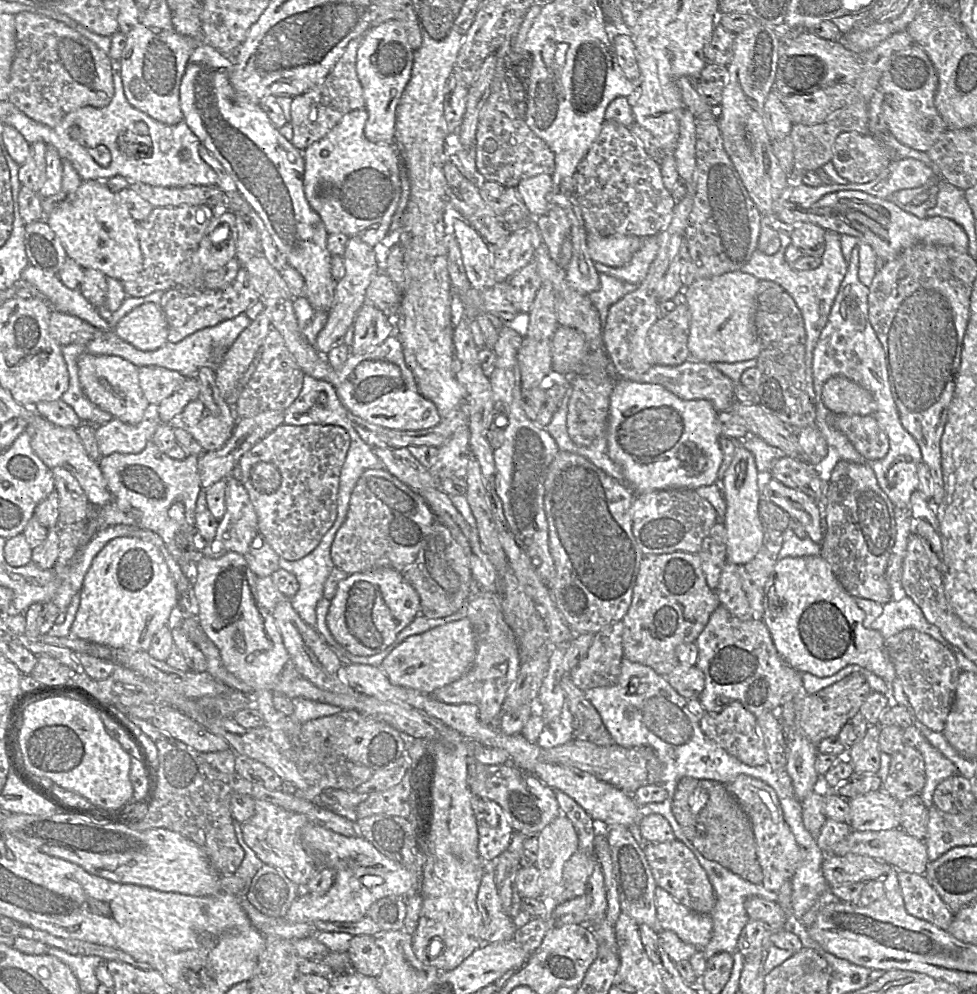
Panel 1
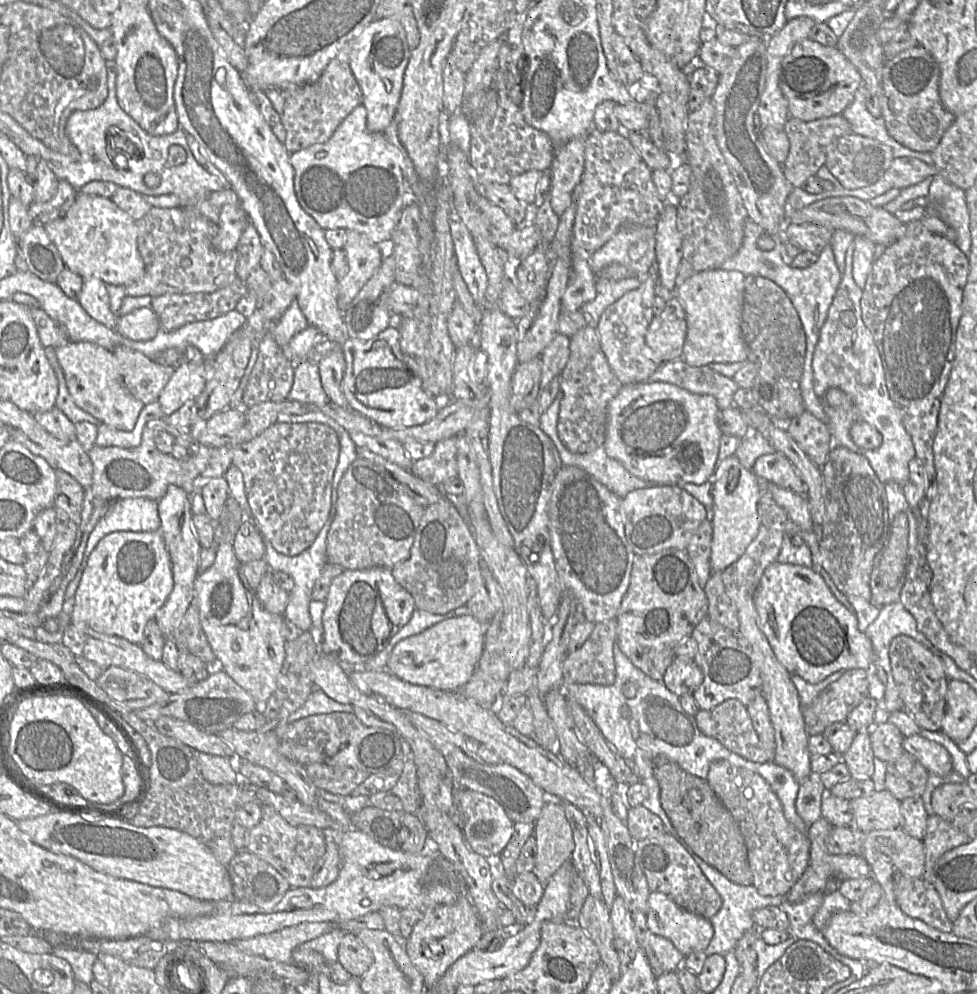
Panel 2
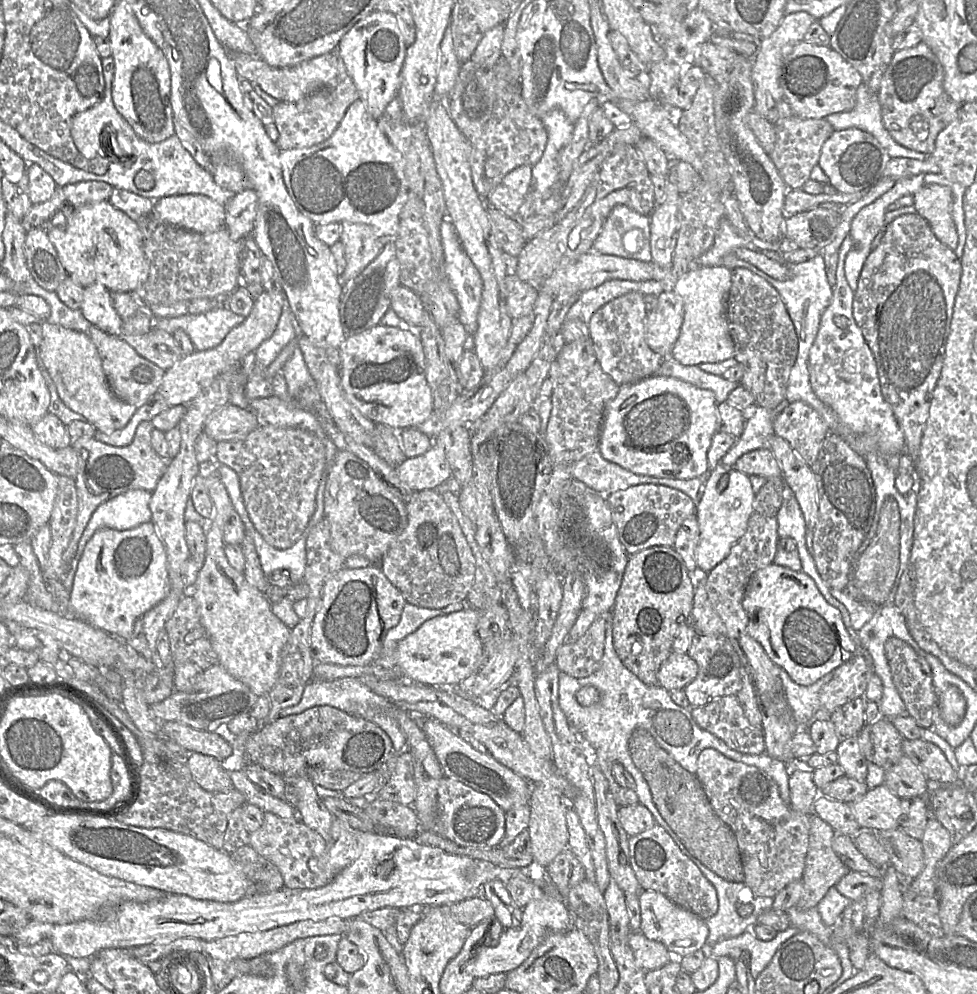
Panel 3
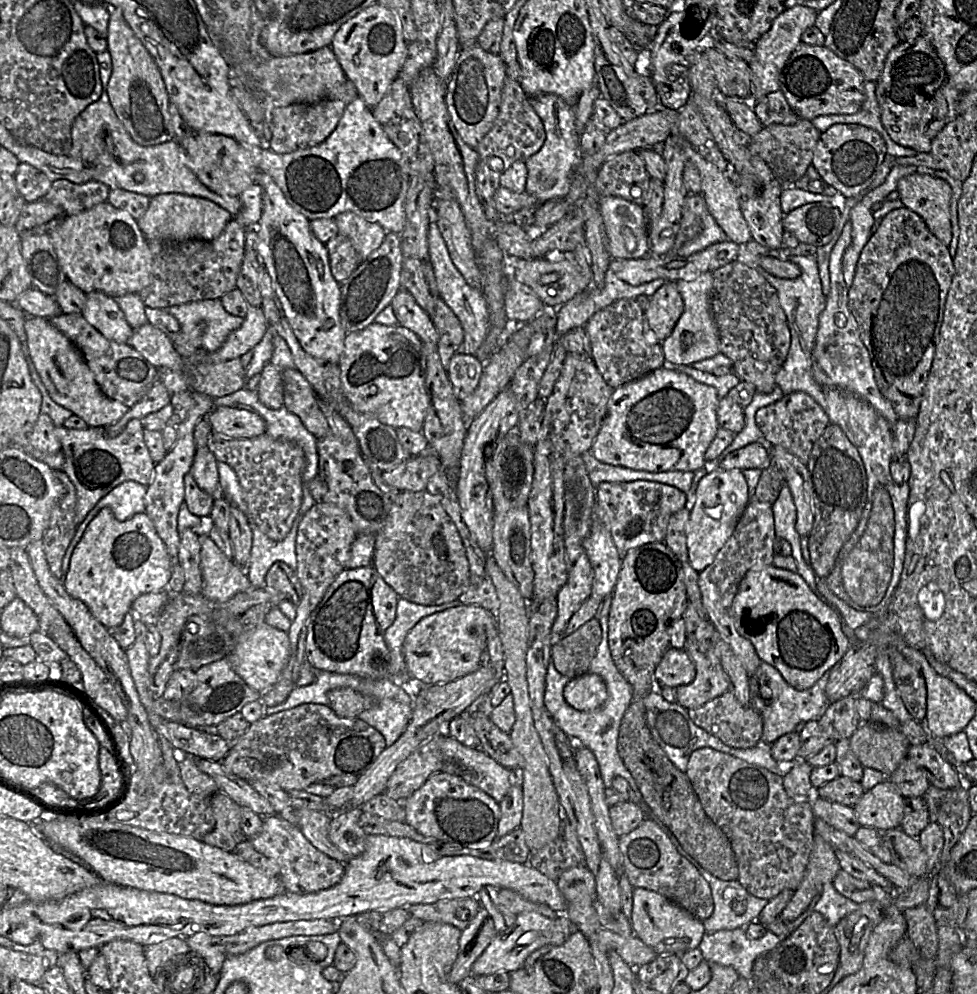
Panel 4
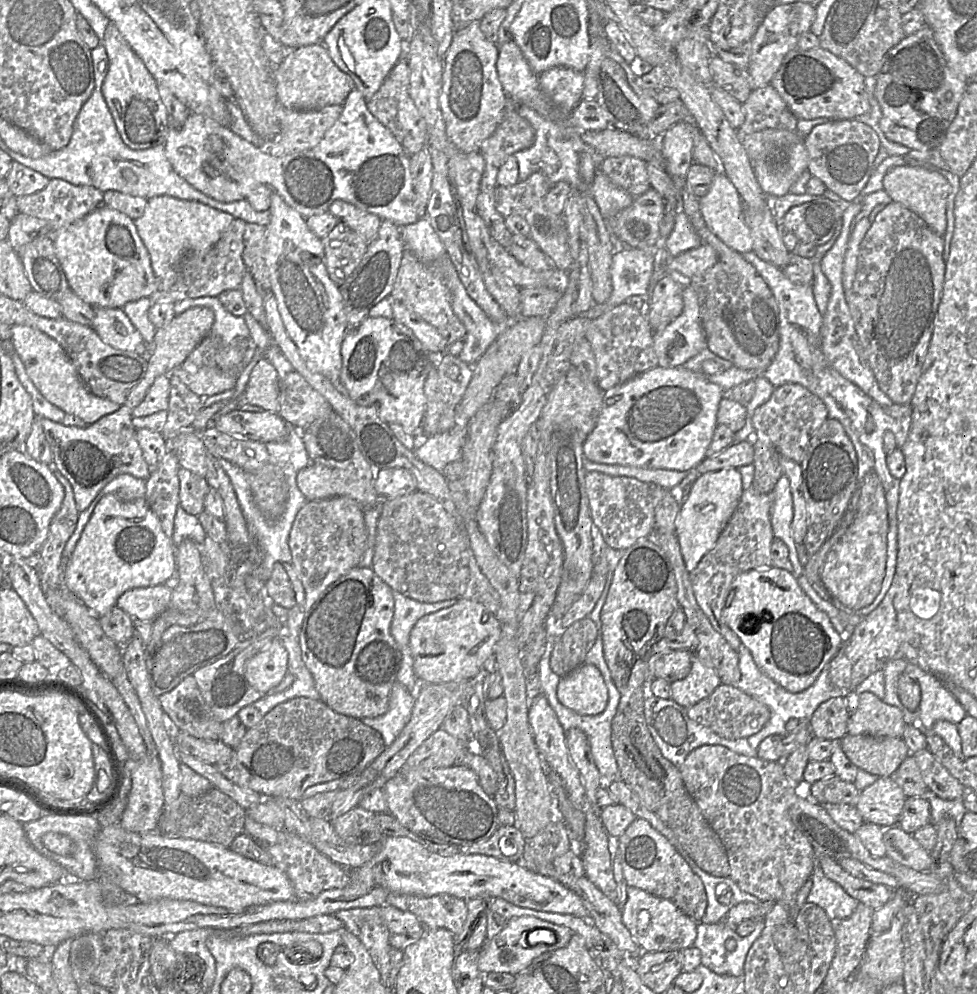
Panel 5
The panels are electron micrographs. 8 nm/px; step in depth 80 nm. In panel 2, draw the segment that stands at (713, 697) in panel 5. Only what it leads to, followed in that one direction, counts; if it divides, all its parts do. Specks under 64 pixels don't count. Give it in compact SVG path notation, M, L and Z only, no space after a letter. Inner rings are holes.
M725 700L711 710L700 709L694 717L703 734L718 740L731 752L752 762L768 761L747 708L739 700Z

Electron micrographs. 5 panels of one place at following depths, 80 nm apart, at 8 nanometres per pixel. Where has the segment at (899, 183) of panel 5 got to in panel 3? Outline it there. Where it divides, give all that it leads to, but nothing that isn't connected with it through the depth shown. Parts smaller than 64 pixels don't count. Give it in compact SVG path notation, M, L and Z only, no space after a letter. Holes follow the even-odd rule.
M939 184L924 185L913 194L913 206L916 213L928 222L936 238L954 251L958 235L952 217L951 189Z

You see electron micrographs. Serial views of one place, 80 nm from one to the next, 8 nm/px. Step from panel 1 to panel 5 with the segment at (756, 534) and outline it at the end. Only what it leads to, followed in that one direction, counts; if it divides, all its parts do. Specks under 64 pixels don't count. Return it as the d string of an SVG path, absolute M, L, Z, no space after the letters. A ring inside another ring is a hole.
M727 467L702 473L697 477L675 522L675 534L689 572L693 571L703 556L713 549L719 535L733 515L743 491L742 475L738 468Z

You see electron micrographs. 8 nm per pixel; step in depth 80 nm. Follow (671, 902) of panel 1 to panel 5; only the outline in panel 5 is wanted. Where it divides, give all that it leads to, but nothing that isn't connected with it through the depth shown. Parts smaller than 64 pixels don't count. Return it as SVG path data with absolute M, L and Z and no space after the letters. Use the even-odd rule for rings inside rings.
M631 886L627 888L627 895L625 905L620 907L622 920L642 951L683 951L694 946L698 922L671 901Z

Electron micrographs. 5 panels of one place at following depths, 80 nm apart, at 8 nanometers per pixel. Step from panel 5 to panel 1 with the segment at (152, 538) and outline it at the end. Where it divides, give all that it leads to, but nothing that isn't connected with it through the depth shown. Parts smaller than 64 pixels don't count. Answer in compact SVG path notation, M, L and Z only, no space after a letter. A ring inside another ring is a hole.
M116 537L95 556L85 575L70 635L112 649L147 652L153 636L179 616L179 603L176 583L158 547L137 537Z

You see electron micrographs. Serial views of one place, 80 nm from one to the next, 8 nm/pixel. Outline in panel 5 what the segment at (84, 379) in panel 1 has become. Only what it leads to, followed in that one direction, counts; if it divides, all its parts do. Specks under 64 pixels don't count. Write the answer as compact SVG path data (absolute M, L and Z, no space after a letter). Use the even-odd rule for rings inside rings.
M12 326L11 341L35 387L51 404L65 413L78 416L91 425L120 408L121 405L91 393L60 344L45 333L29 326Z

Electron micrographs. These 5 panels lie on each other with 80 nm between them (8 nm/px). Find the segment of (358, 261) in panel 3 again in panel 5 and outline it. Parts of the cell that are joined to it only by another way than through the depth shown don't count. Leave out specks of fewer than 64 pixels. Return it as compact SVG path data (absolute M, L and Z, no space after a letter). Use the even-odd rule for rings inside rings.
M335 200L330 205L329 212L360 234L367 244L376 238L382 221L378 216L360 210L343 200Z

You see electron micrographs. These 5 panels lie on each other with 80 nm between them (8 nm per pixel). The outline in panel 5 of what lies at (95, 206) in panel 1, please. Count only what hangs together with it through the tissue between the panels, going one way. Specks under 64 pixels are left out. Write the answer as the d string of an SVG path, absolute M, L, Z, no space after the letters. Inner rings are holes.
M101 205L77 222L63 228L52 238L55 255L65 273L70 289L93 308L120 308L127 303L150 297L159 280L151 266L150 255L134 221L126 214Z

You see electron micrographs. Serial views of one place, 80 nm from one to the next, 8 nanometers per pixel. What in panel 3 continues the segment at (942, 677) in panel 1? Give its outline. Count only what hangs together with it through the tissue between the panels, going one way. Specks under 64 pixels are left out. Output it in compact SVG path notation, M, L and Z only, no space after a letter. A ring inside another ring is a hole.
M893 637L885 643L885 653L891 669L894 685L903 700L908 715L922 728L932 728L933 711L938 697L933 687L932 670L924 657L920 656L905 641Z

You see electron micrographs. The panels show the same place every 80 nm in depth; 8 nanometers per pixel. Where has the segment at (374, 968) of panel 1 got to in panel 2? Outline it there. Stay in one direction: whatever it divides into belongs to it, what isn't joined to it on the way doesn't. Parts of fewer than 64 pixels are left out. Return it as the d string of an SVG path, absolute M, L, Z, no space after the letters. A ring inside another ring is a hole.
M346 933L338 947L338 961L353 977L362 977L372 965L372 952L357 938Z

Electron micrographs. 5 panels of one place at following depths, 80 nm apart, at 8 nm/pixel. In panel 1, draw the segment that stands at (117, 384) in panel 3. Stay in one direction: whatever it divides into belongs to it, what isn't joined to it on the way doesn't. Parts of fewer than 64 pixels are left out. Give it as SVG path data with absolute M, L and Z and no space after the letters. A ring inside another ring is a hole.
M159 366L138 368L139 384L149 403L158 406L177 391L187 377L179 372Z

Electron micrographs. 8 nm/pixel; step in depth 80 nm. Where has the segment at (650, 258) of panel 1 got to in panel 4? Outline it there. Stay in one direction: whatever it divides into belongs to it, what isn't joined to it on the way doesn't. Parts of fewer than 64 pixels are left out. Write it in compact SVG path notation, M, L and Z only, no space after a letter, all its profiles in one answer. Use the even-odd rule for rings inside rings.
M616 196L599 197L605 245L612 259L650 255L649 226L642 207Z

